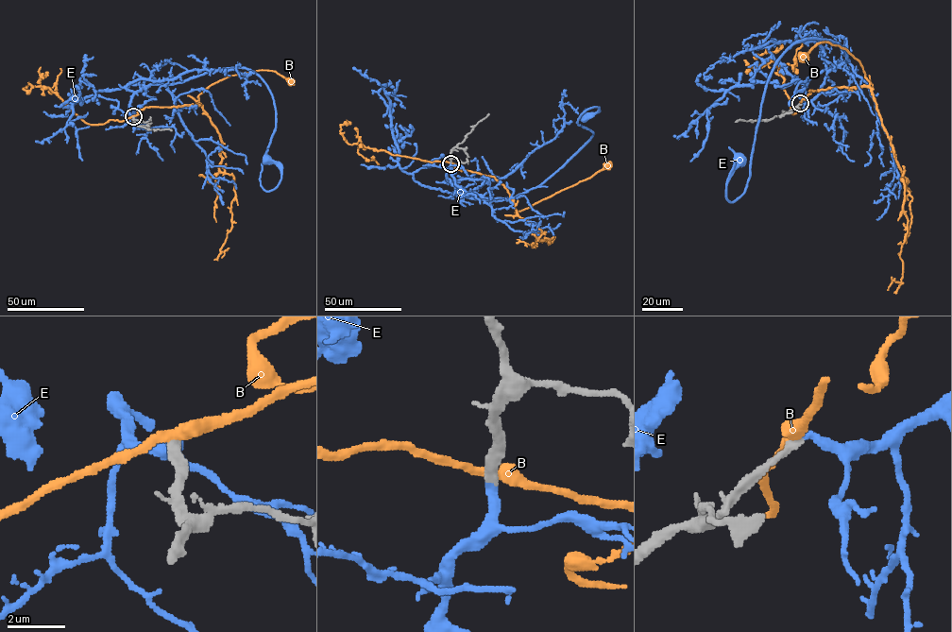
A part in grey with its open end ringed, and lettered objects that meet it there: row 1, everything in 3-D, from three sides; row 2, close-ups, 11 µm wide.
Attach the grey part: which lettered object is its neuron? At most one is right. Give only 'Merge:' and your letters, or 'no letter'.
Merge: E

